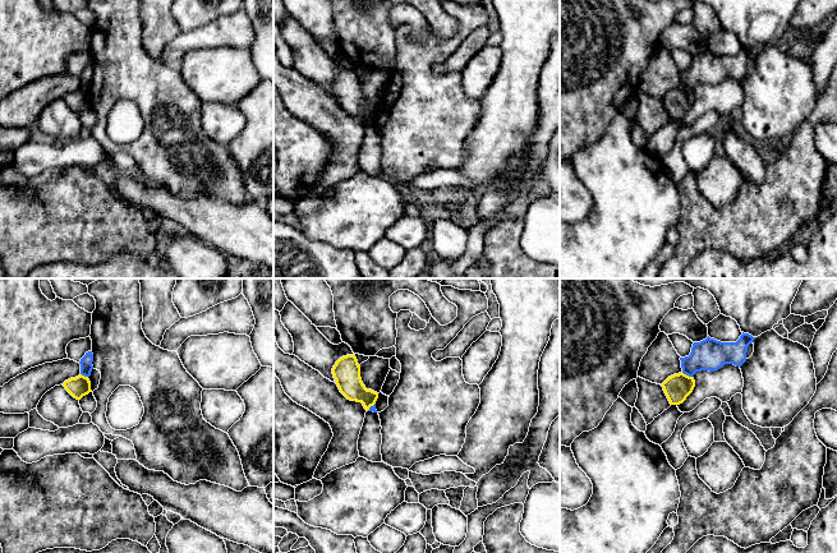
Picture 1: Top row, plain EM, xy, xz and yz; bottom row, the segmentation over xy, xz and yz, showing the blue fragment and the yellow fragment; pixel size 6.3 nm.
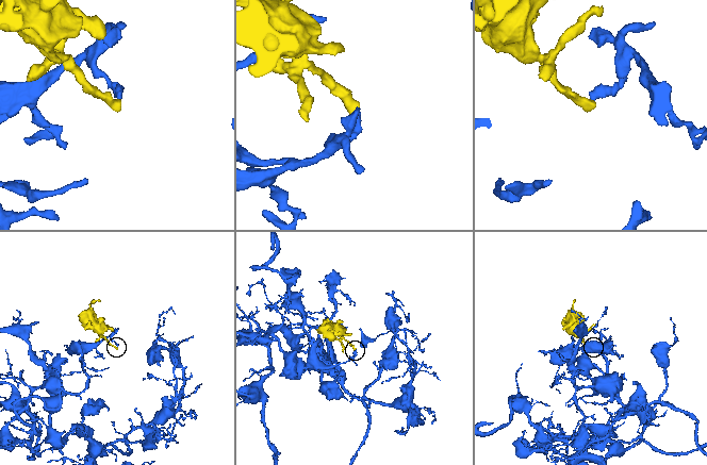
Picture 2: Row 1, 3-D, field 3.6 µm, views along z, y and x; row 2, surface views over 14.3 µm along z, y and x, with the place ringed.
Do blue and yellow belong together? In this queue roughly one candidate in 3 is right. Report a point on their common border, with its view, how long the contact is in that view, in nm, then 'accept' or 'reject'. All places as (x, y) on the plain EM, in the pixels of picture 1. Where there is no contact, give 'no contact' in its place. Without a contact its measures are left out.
meets blue in yz at (686, 88); contact 80 nm long; reject

